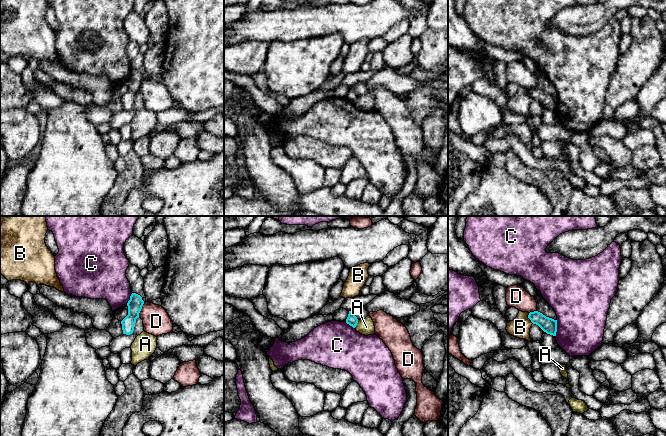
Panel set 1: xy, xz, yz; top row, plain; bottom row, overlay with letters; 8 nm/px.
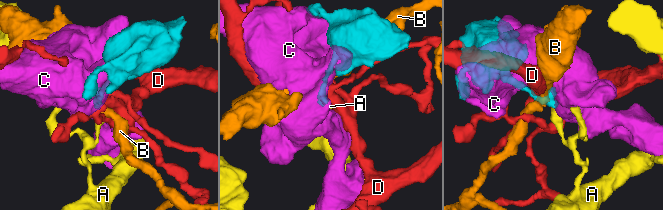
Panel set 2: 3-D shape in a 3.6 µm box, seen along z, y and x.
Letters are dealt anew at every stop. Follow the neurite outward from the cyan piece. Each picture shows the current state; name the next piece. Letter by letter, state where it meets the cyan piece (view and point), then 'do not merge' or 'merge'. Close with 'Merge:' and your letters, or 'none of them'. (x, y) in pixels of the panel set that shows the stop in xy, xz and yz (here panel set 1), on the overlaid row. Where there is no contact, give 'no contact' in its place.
A: xz (356, 324) | do not merge
B: yz (528, 317) | do not merge
C: yz (556, 328) | do not merge
D: xy (140, 310) | do not merge
Merge: none of them

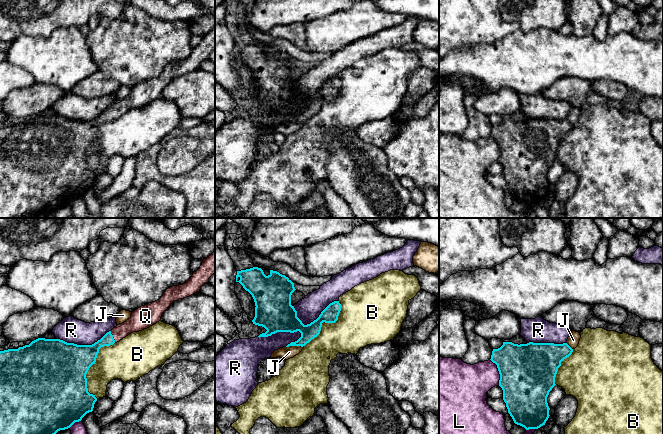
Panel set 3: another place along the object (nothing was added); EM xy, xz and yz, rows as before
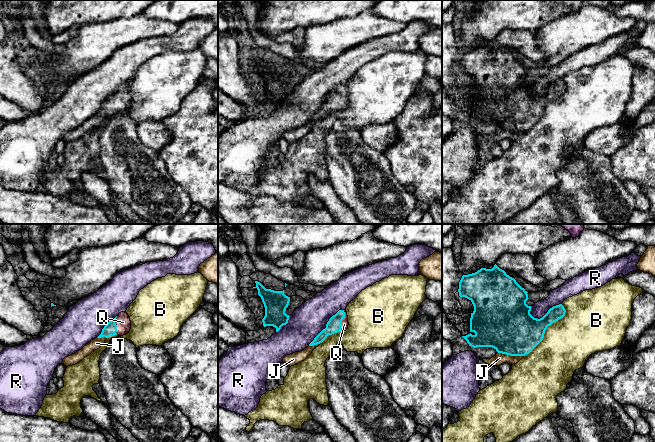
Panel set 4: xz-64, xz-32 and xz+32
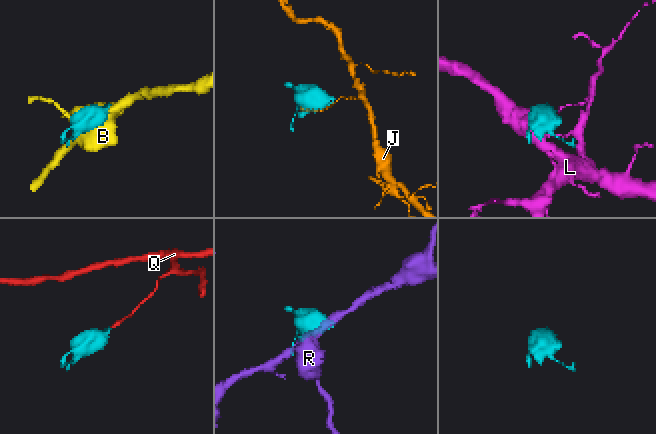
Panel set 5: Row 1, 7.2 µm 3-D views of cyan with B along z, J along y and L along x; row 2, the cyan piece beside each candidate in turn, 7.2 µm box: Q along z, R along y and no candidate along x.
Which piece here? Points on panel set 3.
B: xy (90, 366) | do not merge
J: xz (294, 345) | do not merge
L: yz (499, 372) | do not merge
Q: xy (112, 337) | merge
R: xz (279, 331) | do not merge
Merge: Q

